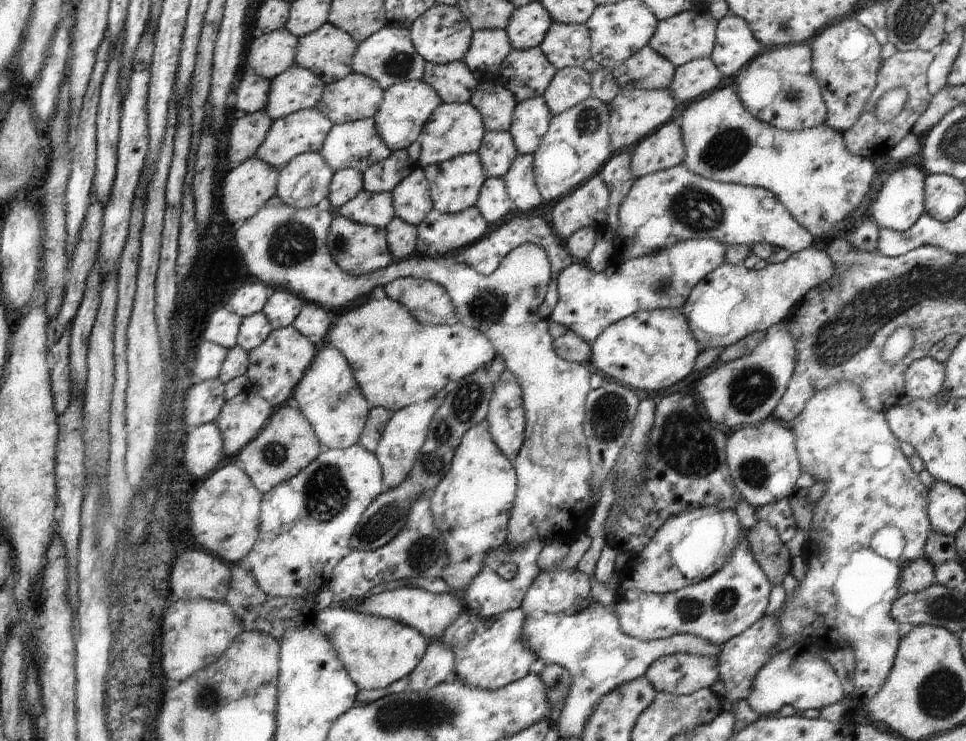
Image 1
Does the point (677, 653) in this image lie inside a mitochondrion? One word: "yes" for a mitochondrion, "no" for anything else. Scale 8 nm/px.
no

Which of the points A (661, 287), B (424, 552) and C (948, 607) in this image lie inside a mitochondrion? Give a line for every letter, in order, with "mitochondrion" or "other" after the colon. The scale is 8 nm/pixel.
A: mitochondrion
B: mitochondrion
C: mitochondrion

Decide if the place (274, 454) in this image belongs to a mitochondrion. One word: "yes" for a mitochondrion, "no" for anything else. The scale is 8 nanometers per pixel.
yes

